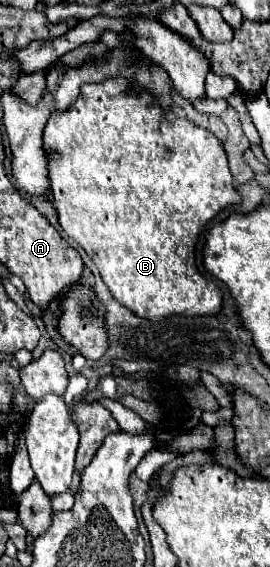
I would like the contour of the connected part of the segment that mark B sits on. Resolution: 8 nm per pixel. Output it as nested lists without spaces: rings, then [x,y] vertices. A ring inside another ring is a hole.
[[[112,78],[102,84],[86,84],[86,86],[82,86],[82,92],[80,92],[78,100],[74,102],[74,106],[62,114],[54,114],[54,118],[50,118],[44,128],[44,146],[46,146],[46,150],[54,152],[52,162],[50,162],[50,190],[52,190],[52,202],[58,210],[60,224],[62,224],[64,232],[72,240],[76,240],[86,250],[86,254],[92,258],[92,262],[96,264],[96,268],[98,268],[104,284],[112,292],[112,296],[122,306],[126,306],[130,312],[134,312],[138,318],[148,318],[152,322],[158,322],[158,320],[170,318],[170,316],[218,314],[222,310],[222,294],[220,294],[220,290],[208,288],[206,278],[198,272],[198,268],[194,264],[194,252],[196,252],[196,242],[198,242],[200,230],[218,212],[240,202],[240,194],[236,192],[236,188],[232,184],[232,174],[228,170],[222,142],[210,130],[204,130],[204,128],[188,122],[186,118],[176,116],[174,112],[162,114],[160,106],[152,104],[152,98],[146,92],[142,92],[140,96],[126,96],[128,86],[130,84],[126,84],[124,78]]]

